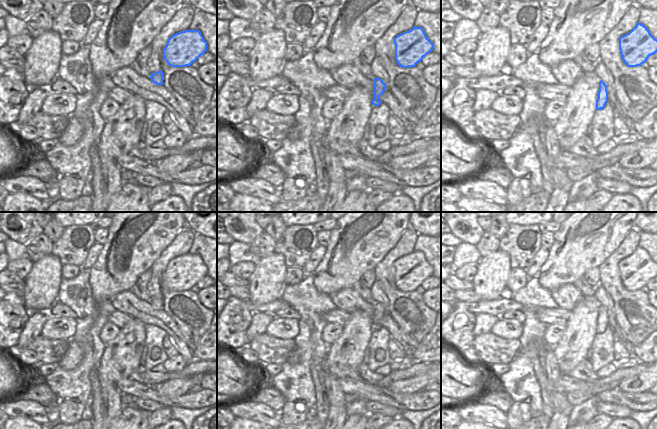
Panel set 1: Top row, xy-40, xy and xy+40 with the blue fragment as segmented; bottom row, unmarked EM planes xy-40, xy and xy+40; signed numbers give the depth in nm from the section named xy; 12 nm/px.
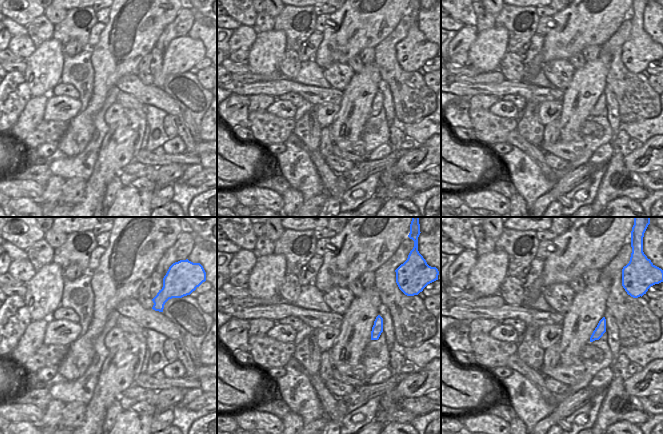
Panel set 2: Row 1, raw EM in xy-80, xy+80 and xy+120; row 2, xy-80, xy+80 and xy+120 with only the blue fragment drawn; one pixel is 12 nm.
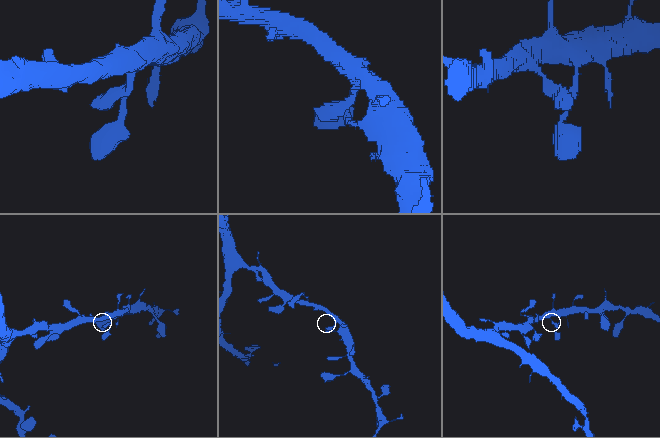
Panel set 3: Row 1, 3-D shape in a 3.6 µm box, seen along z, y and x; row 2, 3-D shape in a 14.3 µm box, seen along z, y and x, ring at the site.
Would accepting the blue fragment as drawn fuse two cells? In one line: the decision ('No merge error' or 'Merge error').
No merge error.

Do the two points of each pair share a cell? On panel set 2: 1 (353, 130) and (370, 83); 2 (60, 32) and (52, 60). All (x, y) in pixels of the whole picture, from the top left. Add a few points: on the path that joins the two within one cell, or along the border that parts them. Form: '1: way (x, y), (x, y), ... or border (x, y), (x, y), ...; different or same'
1: way (353, 118), (359, 95); same
2: border (52, 37), (63, 44); different

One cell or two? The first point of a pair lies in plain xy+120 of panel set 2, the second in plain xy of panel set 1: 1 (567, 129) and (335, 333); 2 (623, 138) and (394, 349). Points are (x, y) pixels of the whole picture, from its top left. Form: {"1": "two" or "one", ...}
{"1": "two", "2": "one"}

